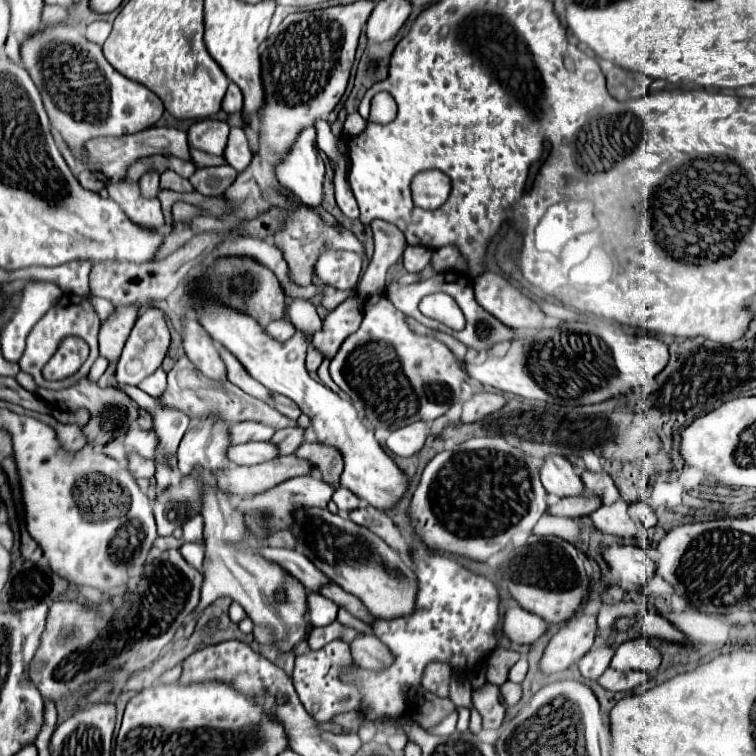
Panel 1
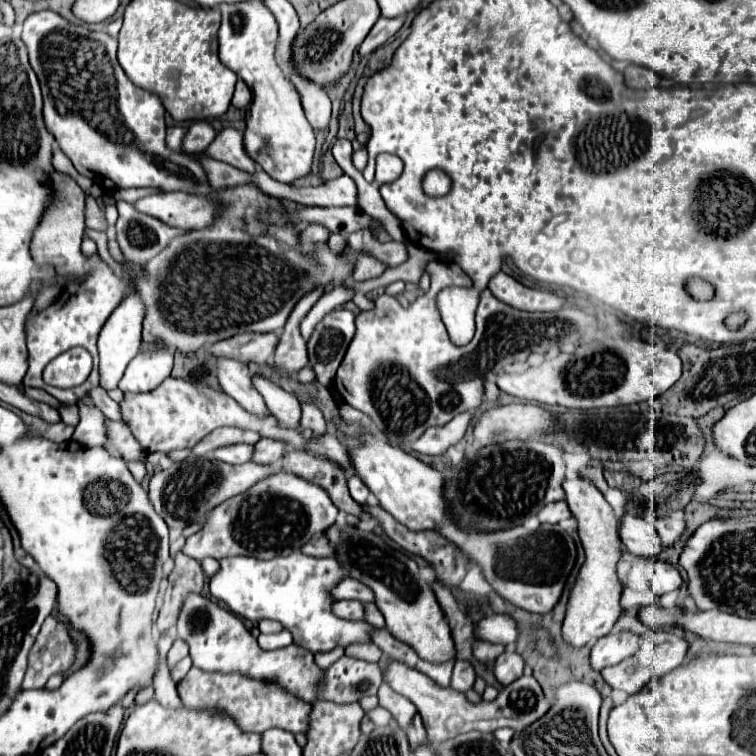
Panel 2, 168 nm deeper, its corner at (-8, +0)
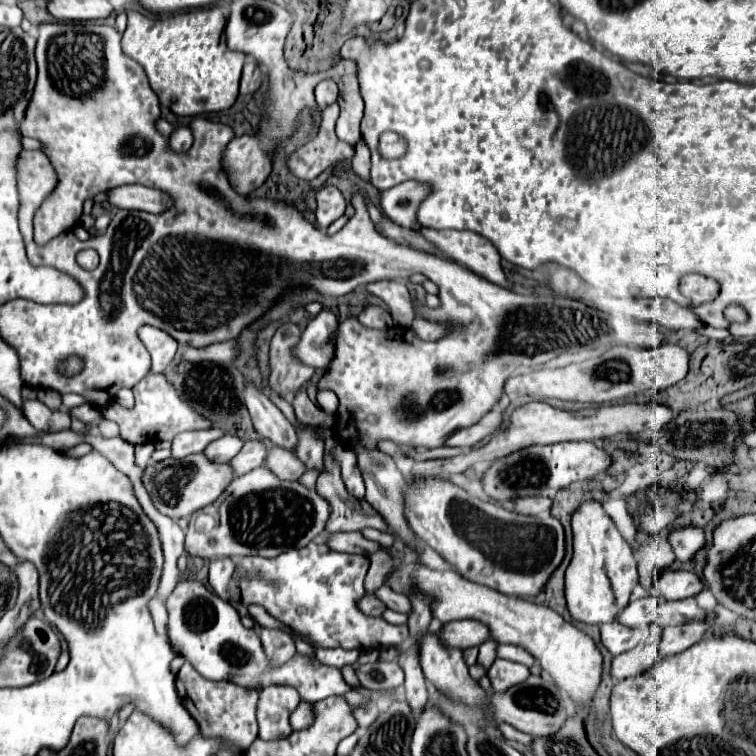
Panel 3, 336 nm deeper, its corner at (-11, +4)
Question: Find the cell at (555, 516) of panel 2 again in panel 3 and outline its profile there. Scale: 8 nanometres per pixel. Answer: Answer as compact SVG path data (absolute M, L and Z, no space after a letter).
M528 496L528 498L518 498L512 506L514 512L518 514L530 514L530 516L536 516L540 512L548 512L552 506L552 502L544 496Z

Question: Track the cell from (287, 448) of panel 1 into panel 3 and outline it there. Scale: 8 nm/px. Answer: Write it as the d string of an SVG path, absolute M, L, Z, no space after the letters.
M246 442L240 450L240 454L236 454L236 458L232 458L230 466L232 470L236 470L236 476L242 476L258 466L264 464L264 458L268 454L268 448L262 442Z

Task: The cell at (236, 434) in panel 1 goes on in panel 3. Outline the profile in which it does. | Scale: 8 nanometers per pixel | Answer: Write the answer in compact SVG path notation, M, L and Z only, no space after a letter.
M208 428L208 430L194 430L194 432L184 432L184 434L178 434L174 440L172 440L172 458L184 458L188 454L198 454L202 452L212 440L224 436L222 430L214 430L214 428Z

